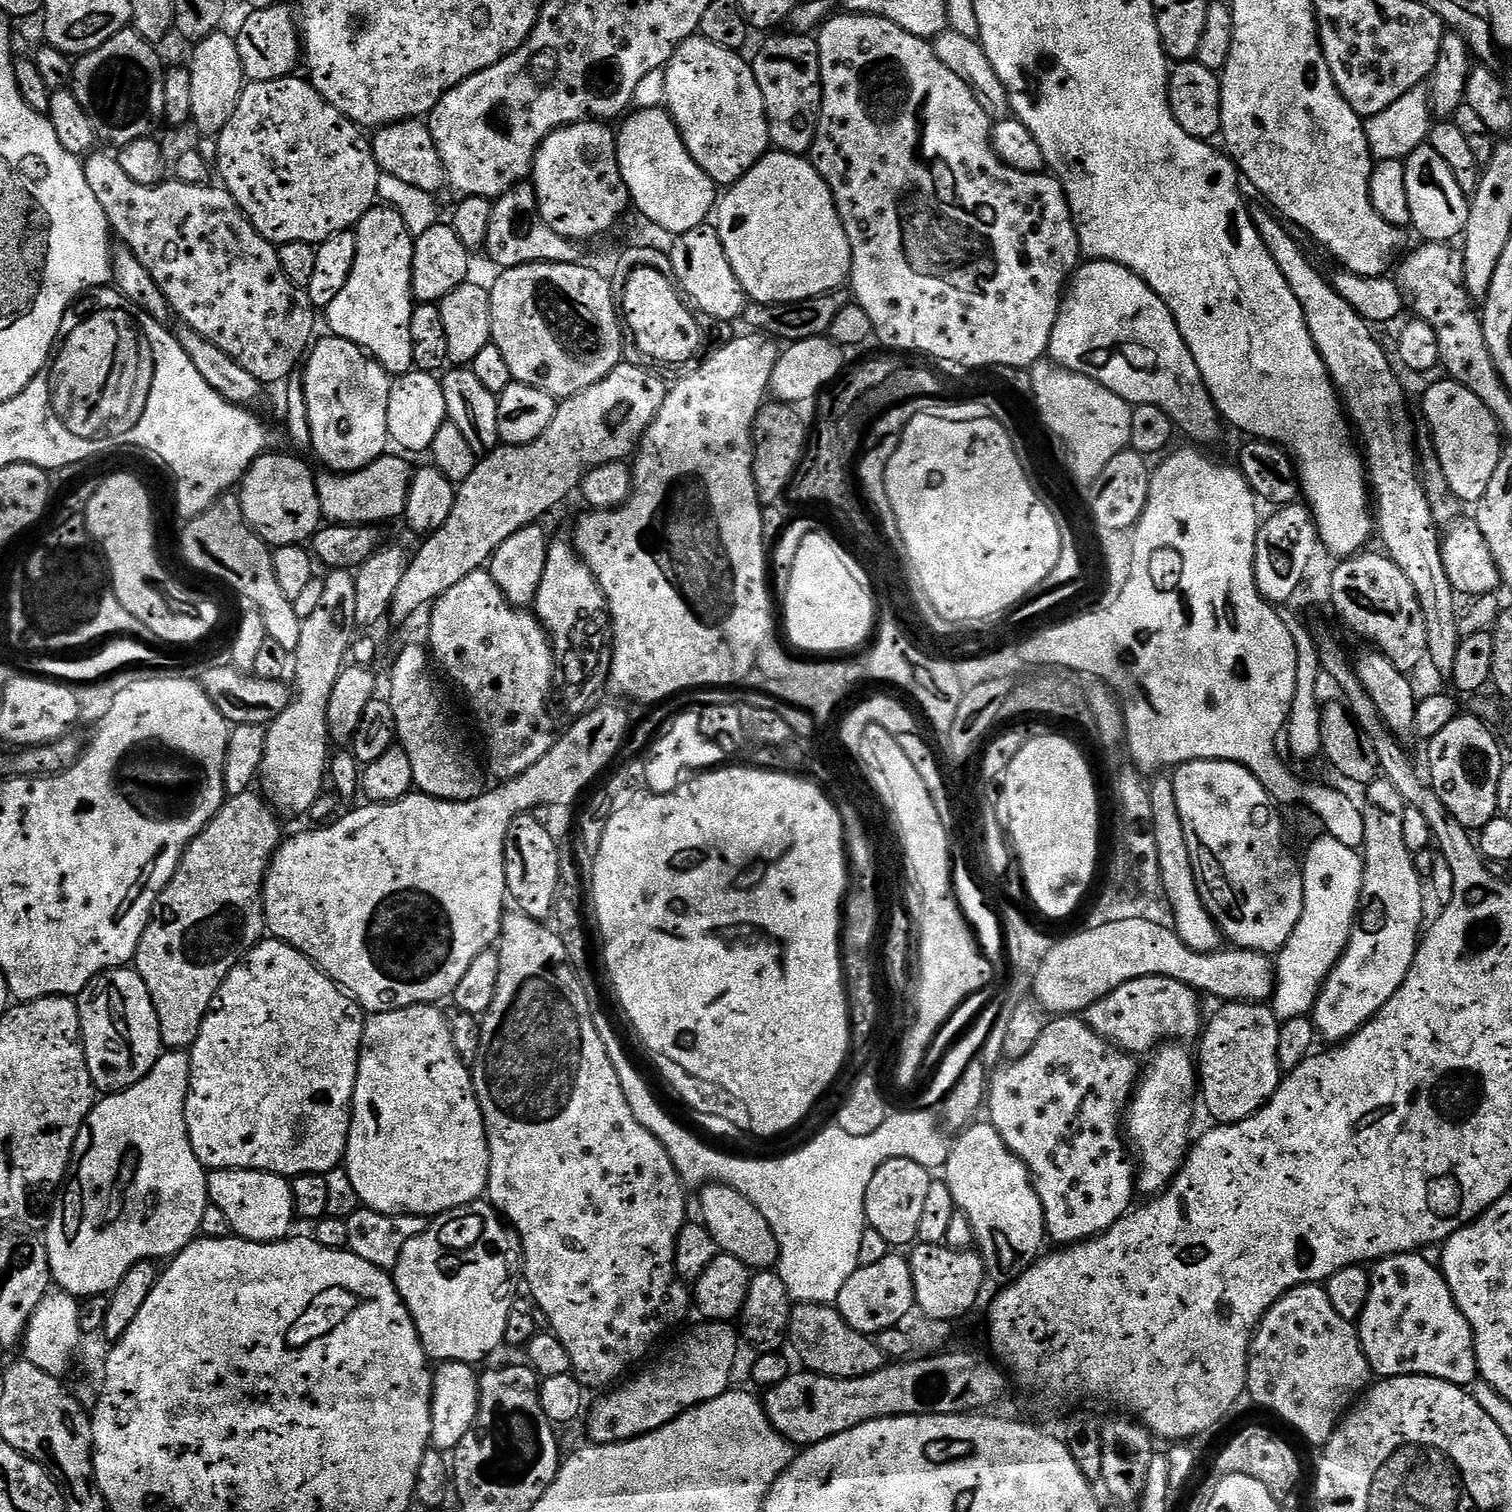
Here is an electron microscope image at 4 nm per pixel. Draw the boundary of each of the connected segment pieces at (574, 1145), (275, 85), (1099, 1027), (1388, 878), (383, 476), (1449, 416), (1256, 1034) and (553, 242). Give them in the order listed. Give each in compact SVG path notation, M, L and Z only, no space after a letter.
M508 910L505 911L500 926L498 951L498 990L494 994L490 1010L482 1017L480 1057L470 1069L476 1097L484 1115L490 1150L490 1174L486 1196L492 1207L511 1225L519 1239L522 1249L523 1283L528 1283L528 1288L532 1291L531 1303L540 1308L549 1319L552 1335L558 1338L558 1342L562 1342L562 1346L566 1346L566 1354L572 1363L571 1375L575 1376L585 1389L604 1390L615 1385L625 1375L623 1372L634 1367L675 1324L682 1323L688 1316L688 1308L690 1312L690 1292L689 1289L688 1292L684 1289L687 1287L676 1275L674 1258L676 1239L686 1223L686 1188L662 1142L658 1142L658 1138L654 1138L654 1134L650 1134L650 1130L646 1130L646 1126L642 1126L638 1118L634 1118L634 1110L630 1110L630 1102L626 1102L622 1082L618 1082L618 1070L614 1070L614 1062L610 1062L610 1054L606 1054L606 1046L602 1046L601 1029L596 1028L595 1022L592 1021L593 1001L582 990L576 972L568 963L566 946L562 946L559 932L547 923L530 918L525 912Z
M293 74L277 80L257 80L249 83L238 102L238 110L234 110L234 118L230 118L230 122L226 122L226 126L221 130L219 136L215 137L218 158L214 168L218 176L224 179L221 180L223 187L227 188L231 196L236 199L238 206L244 211L244 215L258 230L258 234L262 234L262 238L266 238L277 246L286 242L306 242L318 246L334 234L355 229L358 221L372 208L377 207L378 178L382 175L378 162L372 153L371 139L361 131L353 120L349 120L337 108L330 106L330 102L326 102L326 98L322 98L322 94L318 94L318 90L313 88L307 79L301 78L299 80L298 77L299 75Z
M1143 976L1134 978L1134 982L1126 982L1118 986L1110 994L1106 994L1098 1002L1094 1002L1082 1014L1082 1018L1102 1038L1106 1038L1114 1047L1121 1048L1137 1058L1142 1054L1151 1053L1153 1049L1165 1042L1189 1042L1195 1041L1202 1032L1202 1020L1200 1024L1200 1000L1201 993L1196 992L1190 986L1178 982L1174 978L1162 978L1161 976Z
M1377 778L1367 785L1368 792L1368 808L1363 809L1364 825L1366 826L1366 834L1364 835L1364 846L1362 849L1362 859L1364 861L1364 881L1362 882L1362 890L1360 891L1360 911L1356 913L1356 921L1352 923L1352 933L1348 939L1346 950L1341 954L1340 960L1336 963L1336 969L1329 974L1324 985L1320 987L1320 996L1316 1000L1316 1007L1310 1013L1310 1019L1316 1026L1317 1033L1321 1037L1324 1036L1328 1042L1343 1042L1355 1034L1362 1026L1366 1026L1370 1022L1370 1018L1374 1018L1374 1014L1378 1014L1378 1010L1382 1010L1382 1006L1386 1006L1386 1002L1390 1002L1390 998L1394 998L1394 994L1398 994L1398 990L1402 986L1402 982L1406 982L1406 974L1410 970L1410 966L1416 957L1418 941L1422 936L1424 924L1424 884L1420 871L1416 868L1414 853L1406 846L1406 837L1402 834L1402 814L1405 810L1404 799L1402 794L1398 794L1398 790L1394 790L1394 786L1390 781L1383 778Z
M385 454L380 456L370 466L366 466L357 472L346 472L343 474L333 474L324 470L316 476L316 493L320 503L320 514L325 521L333 524L350 524L353 526L381 526L387 520L400 520L406 510L408 501L408 491L412 485L413 465L408 465L403 460L405 457Z
M1451 378L1436 380L1424 392L1424 420L1432 431L1432 444L1438 462L1442 466L1442 474L1446 482L1450 482L1450 490L1460 500L1461 505L1475 506L1486 494L1490 486L1490 478L1494 478L1494 470L1498 470L1498 462L1502 455L1502 433L1500 423L1486 410L1482 398L1474 394L1474 390L1466 390L1458 381Z
M1228 1002L1225 1003L1223 1006L1220 1006L1220 1009L1217 1010L1216 1013L1212 1016L1212 1021L1207 1021L1206 1027L1203 1029L1202 1035L1199 1037L1198 1045L1200 1044L1200 1056L1198 1052L1198 1088L1199 1091L1202 1093L1202 1100L1204 1096L1204 1104L1206 1107L1208 1107L1208 1112L1210 1115L1213 1116L1213 1121L1215 1121L1216 1124L1237 1124L1238 1122L1242 1122L1246 1118L1250 1118L1257 1112L1258 1110L1262 1110L1265 1108L1268 1104L1269 1098L1275 1094L1275 1092L1278 1090L1278 1086L1280 1085L1281 1079L1282 1079L1282 1073L1280 1070L1280 1063L1278 1062L1278 1034L1280 1033L1280 1025L1281 1021L1277 1020L1274 1013L1272 1013L1271 1007L1267 1003L1264 1002Z
M528 182L517 184L511 192L496 197L484 248L500 270L523 264L578 264L582 260L581 245L577 241L562 238L562 234L554 234L554 230L546 226L536 205L536 189Z

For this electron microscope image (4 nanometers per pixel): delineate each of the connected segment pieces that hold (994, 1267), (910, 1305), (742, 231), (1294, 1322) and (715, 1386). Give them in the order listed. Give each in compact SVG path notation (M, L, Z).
M973 1122L959 1133L957 1140L951 1141L948 1150L948 1161L942 1169L942 1179L950 1186L950 1194L954 1194L957 1209L966 1214L972 1223L972 1238L975 1247L984 1260L984 1271L989 1277L1000 1282L1008 1282L1025 1272L1035 1264L1041 1255L1040 1247L1046 1244L1044 1231L1044 1211L1042 1202L1032 1185L1032 1175L1028 1167L1017 1158L1002 1142L1002 1134L991 1122Z
M890 1254L874 1266L857 1268L846 1286L842 1286L842 1294L837 1298L835 1307L850 1327L865 1336L875 1337L882 1330L903 1325L903 1320L916 1308L912 1271L907 1259L900 1254Z
M769 150L764 153L764 157L758 161L745 176L736 184L727 189L728 192L719 197L718 207L714 212L714 226L722 238L722 246L726 250L726 258L730 258L730 266L742 286L745 297L749 301L757 304L798 304L802 300L809 300L815 296L832 294L837 291L840 283L849 279L852 270L852 251L850 242L846 238L846 230L842 218L836 209L836 203L832 197L830 186L824 184L822 174L813 166L811 159L794 152L782 152L779 150Z
M1304 1284L1300 1288L1290 1290L1274 1305L1269 1312L1260 1319L1260 1327L1252 1333L1252 1345L1248 1348L1248 1386L1247 1395L1252 1395L1252 1400L1256 1404L1261 1404L1264 1408L1269 1408L1276 1416L1281 1416L1290 1427L1296 1428L1296 1432L1308 1444L1323 1446L1336 1432L1336 1425L1344 1419L1346 1413L1351 1409L1354 1401L1369 1387L1370 1369L1368 1359L1360 1345L1360 1334L1357 1325L1353 1321L1342 1318L1334 1306L1330 1306L1327 1287L1318 1284Z
M722 1320L699 1323L665 1354L661 1364L653 1366L652 1372L644 1372L633 1380L625 1379L624 1388L616 1386L601 1395L605 1396L593 1406L592 1413L591 1408L587 1413L587 1439L591 1443L621 1444L645 1436L733 1387L732 1371L742 1347L741 1333Z

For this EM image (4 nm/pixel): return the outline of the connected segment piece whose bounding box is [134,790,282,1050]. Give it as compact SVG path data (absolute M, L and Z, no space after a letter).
M249 790L228 796L212 821L188 843L176 872L162 894L158 894L136 951L134 967L152 995L160 1023L160 1043L165 1049L191 1049L198 1030L202 1030L204 1016L214 1002L214 994L218 994L230 970L265 939L264 876L272 865L272 855L282 843L279 822L277 813L263 795Z

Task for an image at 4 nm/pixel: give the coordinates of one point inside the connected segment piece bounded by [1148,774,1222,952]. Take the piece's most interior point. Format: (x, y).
(1194, 924)

